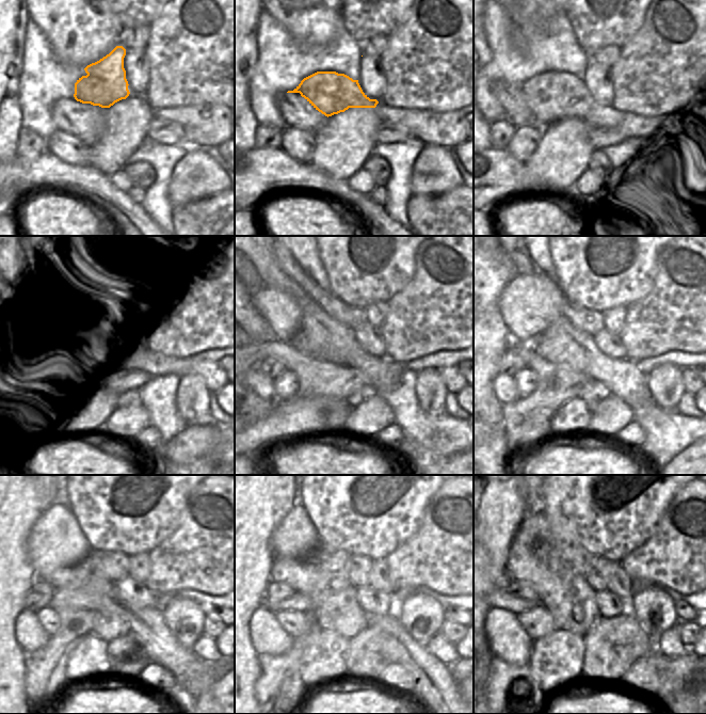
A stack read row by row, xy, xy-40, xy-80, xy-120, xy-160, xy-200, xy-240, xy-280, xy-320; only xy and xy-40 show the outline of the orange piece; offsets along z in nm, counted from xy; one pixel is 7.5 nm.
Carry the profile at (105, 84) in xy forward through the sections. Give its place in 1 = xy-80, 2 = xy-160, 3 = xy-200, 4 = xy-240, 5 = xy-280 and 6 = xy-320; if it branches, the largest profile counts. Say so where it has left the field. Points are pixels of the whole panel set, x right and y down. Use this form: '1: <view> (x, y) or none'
1: xy-80 (564, 95)
2: xy-160 (322, 337)
3: xy-200 (561, 343)
4: xy-240 (76, 598)
5: xy-280 (299, 602)
6: xy-320 (500, 599)

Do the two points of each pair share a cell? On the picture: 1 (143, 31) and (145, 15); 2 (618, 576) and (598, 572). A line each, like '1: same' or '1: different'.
1: different
2: different

